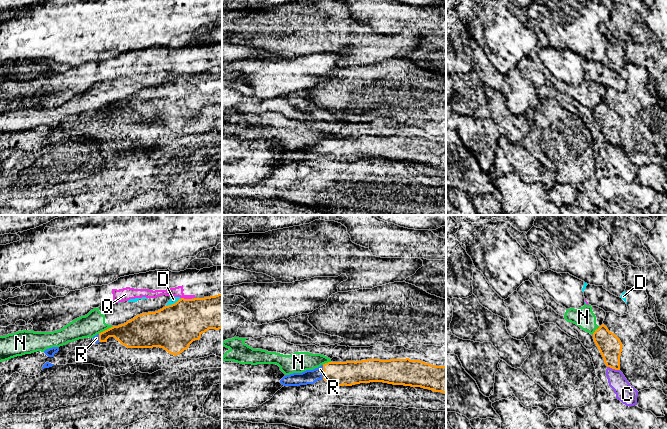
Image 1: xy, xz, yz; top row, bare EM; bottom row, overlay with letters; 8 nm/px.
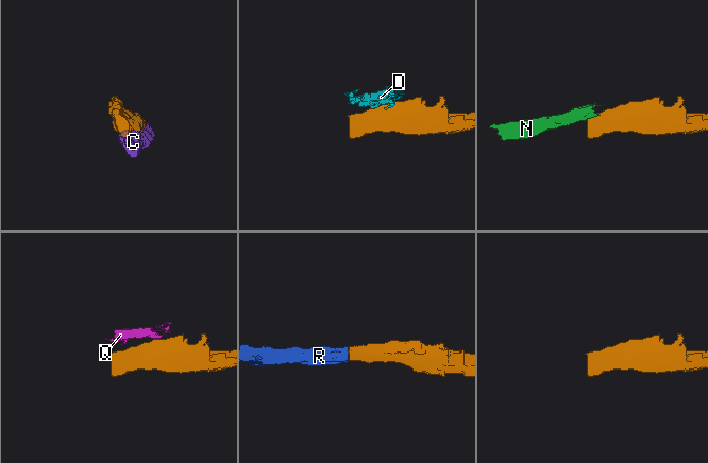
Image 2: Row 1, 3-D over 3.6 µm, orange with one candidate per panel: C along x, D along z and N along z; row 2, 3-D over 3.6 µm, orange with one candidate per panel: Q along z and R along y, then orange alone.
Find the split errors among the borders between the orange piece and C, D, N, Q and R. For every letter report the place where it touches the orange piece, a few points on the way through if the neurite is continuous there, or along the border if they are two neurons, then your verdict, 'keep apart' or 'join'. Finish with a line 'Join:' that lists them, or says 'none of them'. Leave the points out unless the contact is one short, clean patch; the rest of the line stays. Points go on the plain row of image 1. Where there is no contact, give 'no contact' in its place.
C: meets orange in yz at (613, 144); keep apart
D: meets orange in xy at (174, 79); border along xy (181, 74), (166, 82); keep apart
N: meets orange in xy at (105, 106); border along xy (113, 102), (98, 109); keep apart
Q: meets orange in xy at (186, 75); border along xy (181, 73), (191, 75); keep apart
R: meets orange in xz at (323, 148); join
Join: R

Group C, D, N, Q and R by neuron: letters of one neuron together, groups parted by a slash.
C / D Q / N / R

